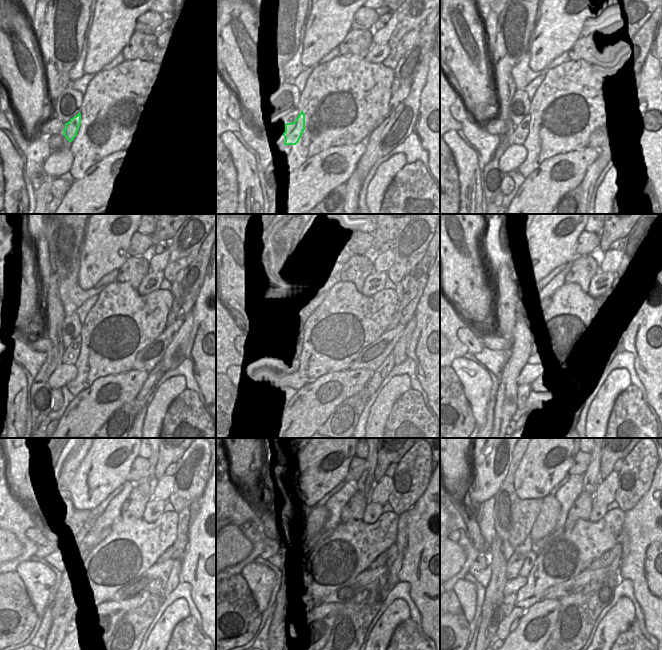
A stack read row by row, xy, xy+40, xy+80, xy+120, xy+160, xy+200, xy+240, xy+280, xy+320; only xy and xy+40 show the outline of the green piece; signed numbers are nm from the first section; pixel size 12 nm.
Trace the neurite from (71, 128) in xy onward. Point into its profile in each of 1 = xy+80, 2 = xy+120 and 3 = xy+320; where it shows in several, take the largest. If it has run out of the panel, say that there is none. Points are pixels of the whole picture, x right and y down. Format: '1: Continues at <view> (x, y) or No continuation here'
1: Continues at xy+80 (521, 130)
2: Continues at xy+120 (71, 354)
3: Continues at xy+320 (513, 585)

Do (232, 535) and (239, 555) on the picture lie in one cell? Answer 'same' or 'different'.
same

